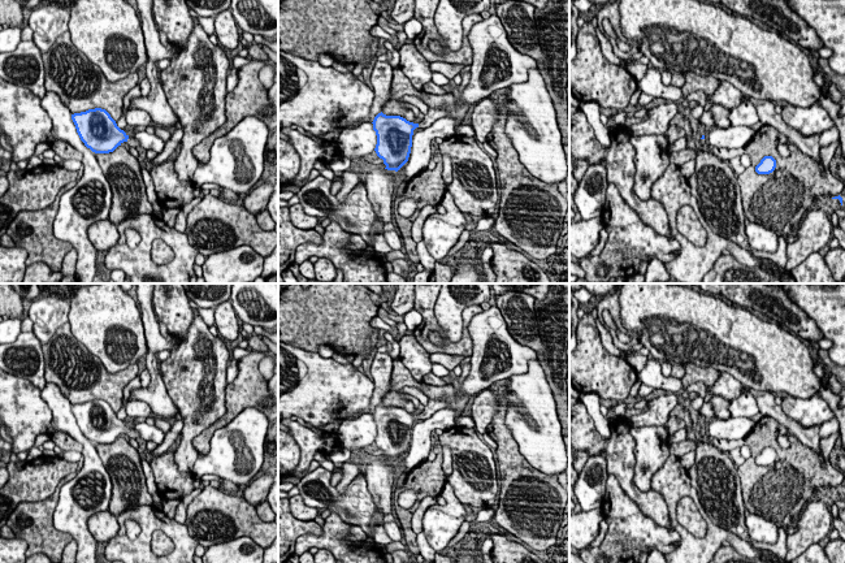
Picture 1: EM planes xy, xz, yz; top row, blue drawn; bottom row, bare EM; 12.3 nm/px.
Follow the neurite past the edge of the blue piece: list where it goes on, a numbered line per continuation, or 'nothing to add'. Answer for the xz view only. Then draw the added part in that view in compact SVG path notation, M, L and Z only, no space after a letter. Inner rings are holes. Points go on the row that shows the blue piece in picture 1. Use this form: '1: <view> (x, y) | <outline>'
1: xz (433, 113) | M442 105L442 107L437 107L437 108L432 108L429 107L428 113L424 116L424 118L421 120L421 122L419 124L420 129L426 129L429 127L434 121L437 121L438 118L446 117L447 111L451 107L447 105Z

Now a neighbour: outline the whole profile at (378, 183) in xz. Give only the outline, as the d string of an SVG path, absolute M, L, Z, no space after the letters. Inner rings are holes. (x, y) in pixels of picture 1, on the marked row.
M373 169L364 176L364 187L373 205L377 218L384 224L393 220L394 179L398 172L387 169Z

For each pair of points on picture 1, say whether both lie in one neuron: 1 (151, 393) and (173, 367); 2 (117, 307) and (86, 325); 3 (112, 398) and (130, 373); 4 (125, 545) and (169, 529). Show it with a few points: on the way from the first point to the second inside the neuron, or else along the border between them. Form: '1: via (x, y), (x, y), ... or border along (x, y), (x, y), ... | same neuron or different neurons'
1: border along (159, 363), (167, 394), (177, 407) | different neurons
2: via (109, 315), (94, 321) | same neuron
3: via (112, 392), (124, 379) | same neuron
4: via (135, 545), (154, 527), (159, 527) | same neuron

